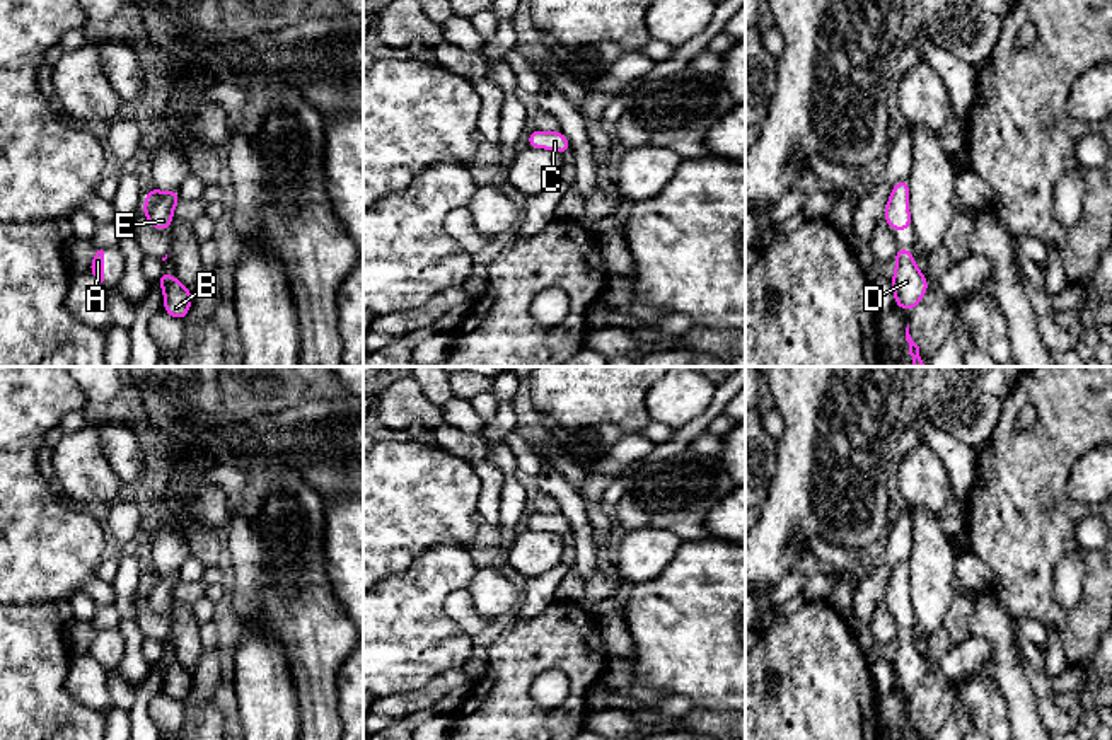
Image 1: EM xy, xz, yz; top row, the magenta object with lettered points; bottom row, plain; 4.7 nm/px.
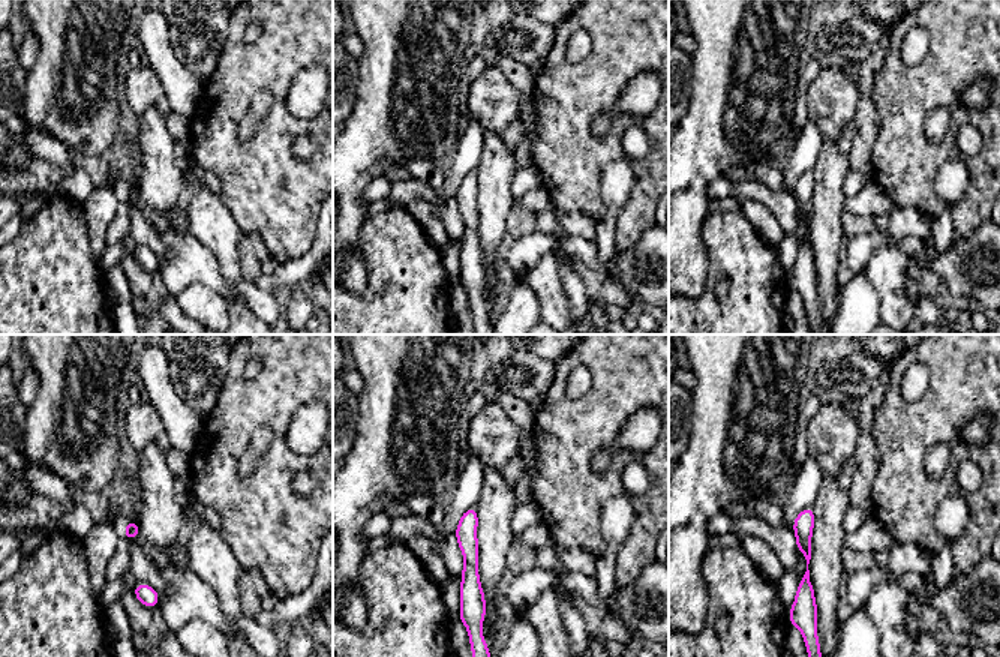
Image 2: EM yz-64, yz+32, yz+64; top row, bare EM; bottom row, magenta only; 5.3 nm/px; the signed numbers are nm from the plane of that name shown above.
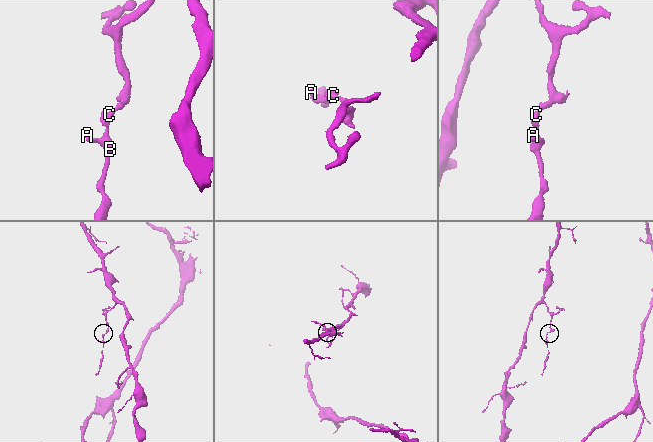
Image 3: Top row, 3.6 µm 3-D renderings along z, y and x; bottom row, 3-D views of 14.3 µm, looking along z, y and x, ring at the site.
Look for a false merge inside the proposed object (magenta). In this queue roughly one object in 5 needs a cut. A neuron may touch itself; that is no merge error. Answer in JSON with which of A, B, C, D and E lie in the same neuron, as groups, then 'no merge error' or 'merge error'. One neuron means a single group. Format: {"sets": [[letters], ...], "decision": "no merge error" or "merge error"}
{"sets": [["A", "B", "C", "D", "E"]], "decision": "no merge error"}

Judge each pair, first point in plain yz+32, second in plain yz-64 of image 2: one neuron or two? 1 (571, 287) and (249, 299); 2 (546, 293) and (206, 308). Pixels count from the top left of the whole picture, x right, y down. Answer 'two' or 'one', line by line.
1: two
2: one

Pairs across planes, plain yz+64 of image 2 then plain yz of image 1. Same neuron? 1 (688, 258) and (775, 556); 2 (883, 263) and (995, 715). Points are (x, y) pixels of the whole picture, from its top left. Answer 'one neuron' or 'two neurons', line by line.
1: one neuron
2: one neuron

